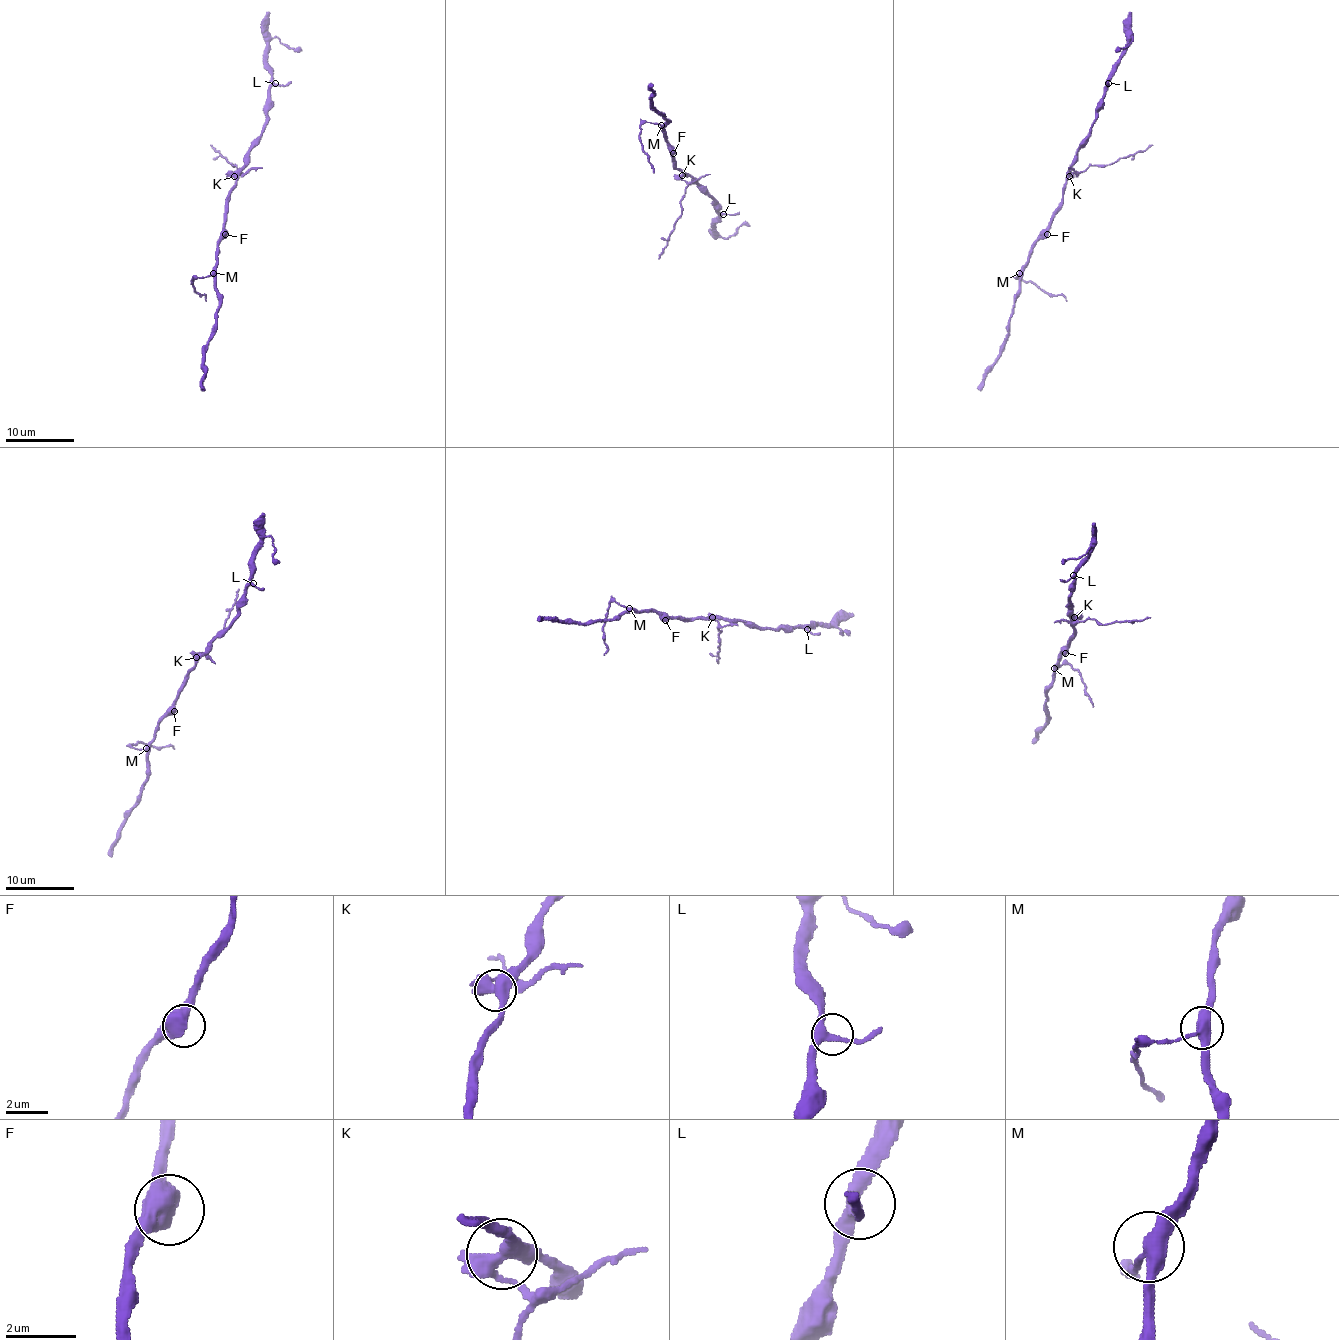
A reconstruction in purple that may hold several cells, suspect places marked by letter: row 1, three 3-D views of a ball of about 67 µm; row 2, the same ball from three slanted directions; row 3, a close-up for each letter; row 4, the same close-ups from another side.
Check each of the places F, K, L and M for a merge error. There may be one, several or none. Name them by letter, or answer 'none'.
K, M

